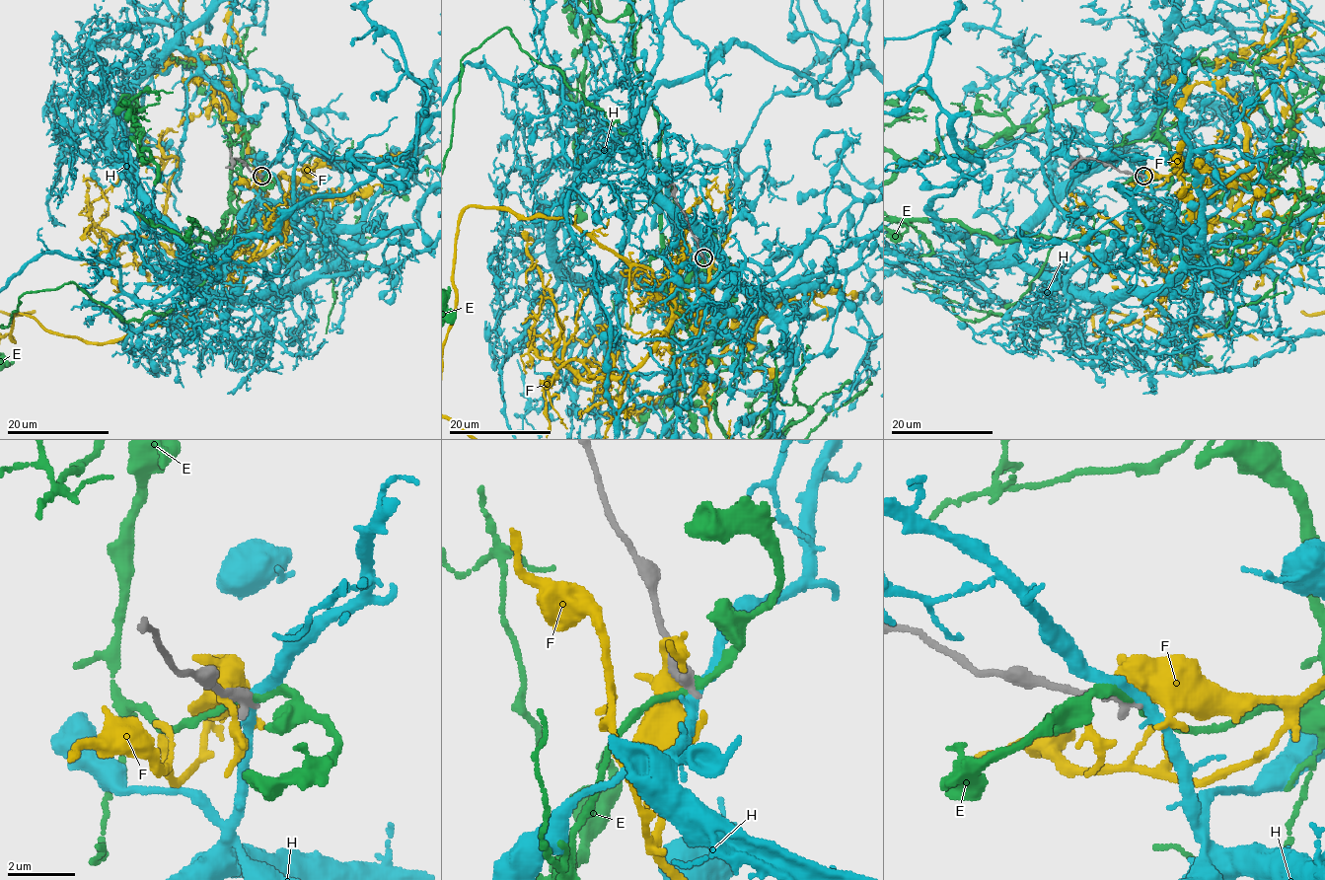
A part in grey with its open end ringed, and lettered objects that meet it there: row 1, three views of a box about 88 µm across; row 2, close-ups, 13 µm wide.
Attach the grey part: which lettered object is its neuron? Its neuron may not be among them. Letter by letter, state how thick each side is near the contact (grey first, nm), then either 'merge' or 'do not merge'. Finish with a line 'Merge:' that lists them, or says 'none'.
E: calibres 460 and 200 nm; do not merge
F: calibres 320 and 320 nm; do not merge
H: calibres 440 and 340 nm; merge
Merge: H

